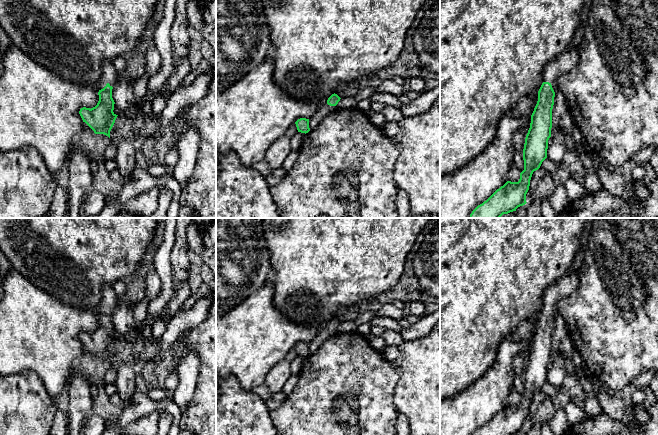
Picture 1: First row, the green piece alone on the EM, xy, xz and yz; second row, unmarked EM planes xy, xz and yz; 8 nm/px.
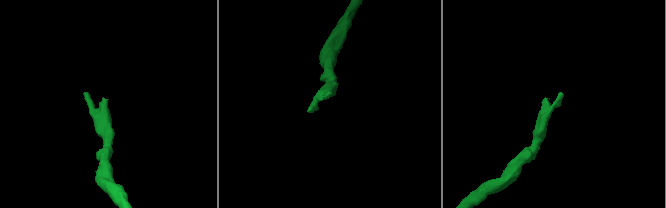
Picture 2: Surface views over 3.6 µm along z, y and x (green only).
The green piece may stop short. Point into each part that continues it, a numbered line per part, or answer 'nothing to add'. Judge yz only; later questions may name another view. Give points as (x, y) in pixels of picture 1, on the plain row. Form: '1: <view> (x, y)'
1: yz (567, 284)

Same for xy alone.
1: xy (109, 299)

